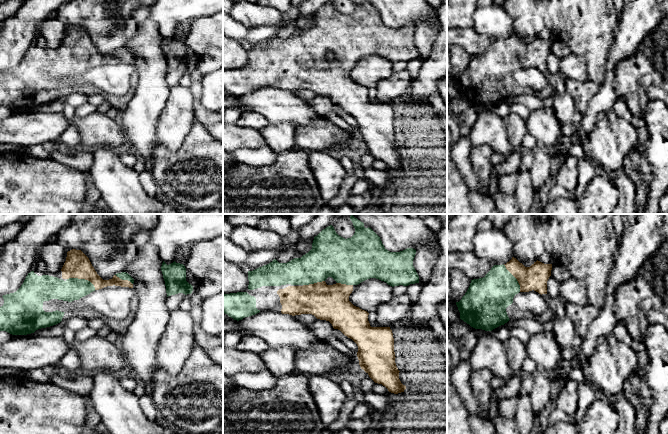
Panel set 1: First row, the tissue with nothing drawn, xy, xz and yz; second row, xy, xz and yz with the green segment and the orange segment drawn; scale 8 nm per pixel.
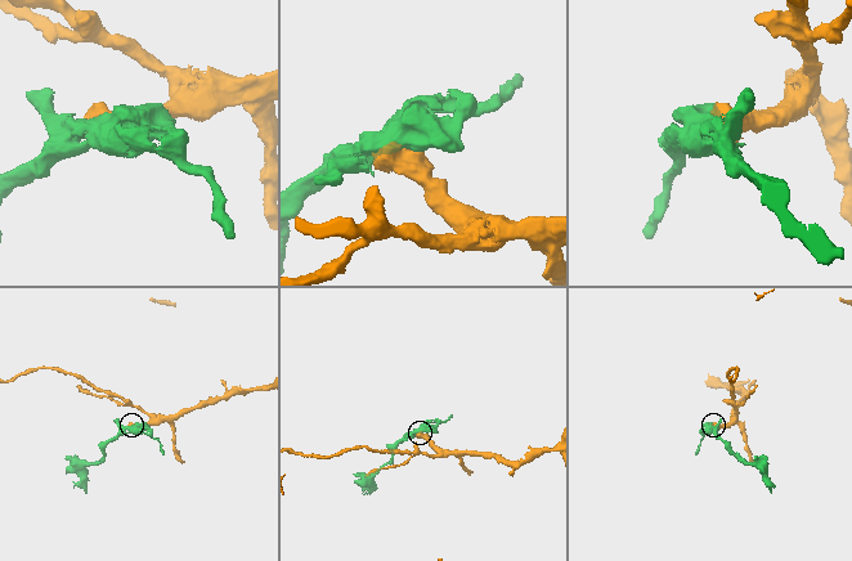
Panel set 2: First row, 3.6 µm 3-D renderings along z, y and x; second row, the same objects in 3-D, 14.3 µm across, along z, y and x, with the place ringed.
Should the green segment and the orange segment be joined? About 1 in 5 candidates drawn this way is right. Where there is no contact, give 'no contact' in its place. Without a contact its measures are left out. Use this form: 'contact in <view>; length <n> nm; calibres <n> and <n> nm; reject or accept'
contact in xy; length 240 nm; calibres 180 and 200 nm; accept

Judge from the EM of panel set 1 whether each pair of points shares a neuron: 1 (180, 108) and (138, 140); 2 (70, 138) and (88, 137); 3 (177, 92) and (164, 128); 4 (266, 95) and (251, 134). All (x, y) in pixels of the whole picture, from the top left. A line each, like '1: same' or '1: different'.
1: different
2: different
3: same
4: different

